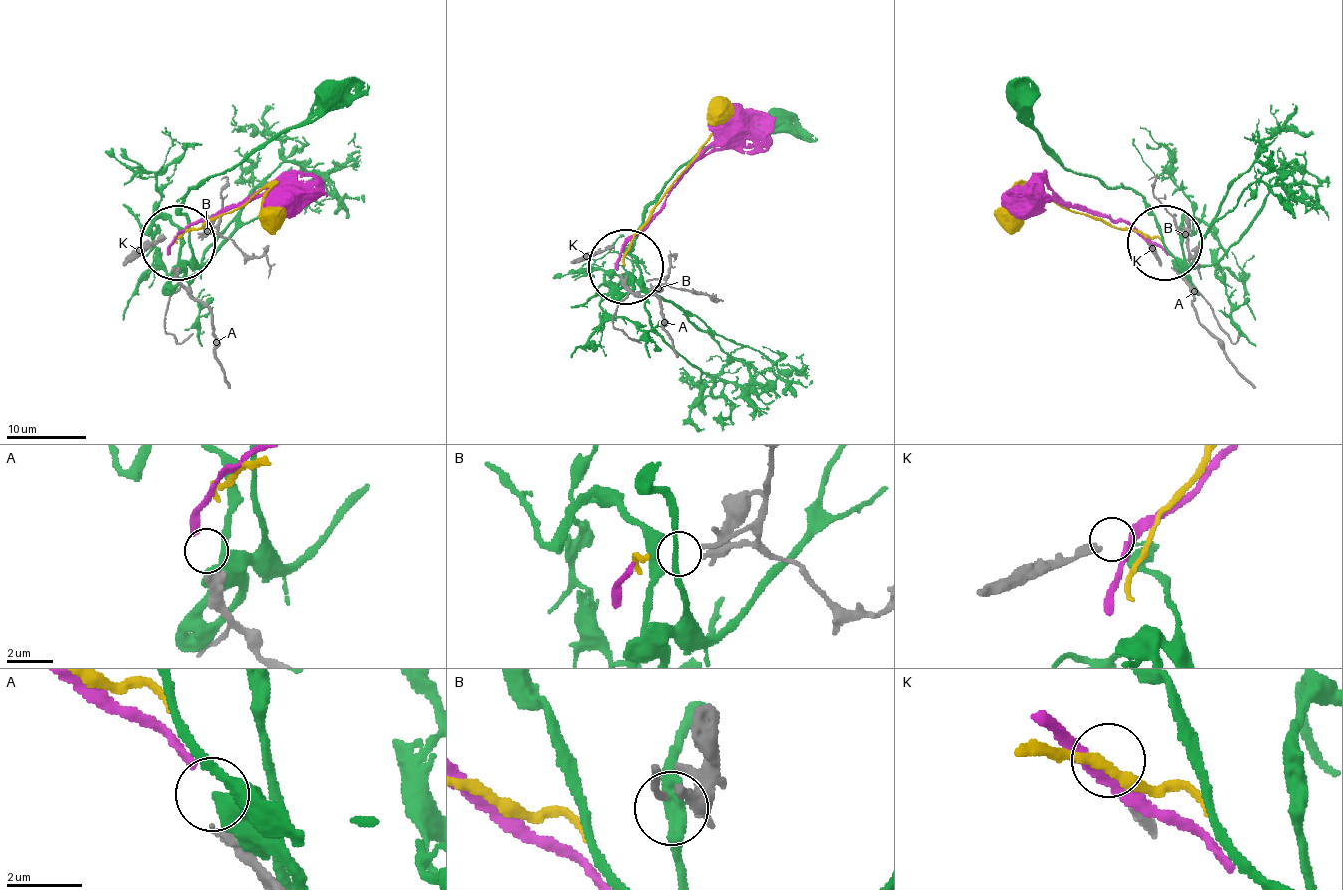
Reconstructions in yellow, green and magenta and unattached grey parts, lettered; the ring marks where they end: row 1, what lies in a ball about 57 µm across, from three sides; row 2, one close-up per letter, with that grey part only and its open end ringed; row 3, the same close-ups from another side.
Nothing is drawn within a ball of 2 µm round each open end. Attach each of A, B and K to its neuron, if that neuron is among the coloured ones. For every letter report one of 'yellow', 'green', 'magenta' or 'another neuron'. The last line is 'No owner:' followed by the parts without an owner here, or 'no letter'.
A: magenta
B: green
K: another neuron
No owner: K

